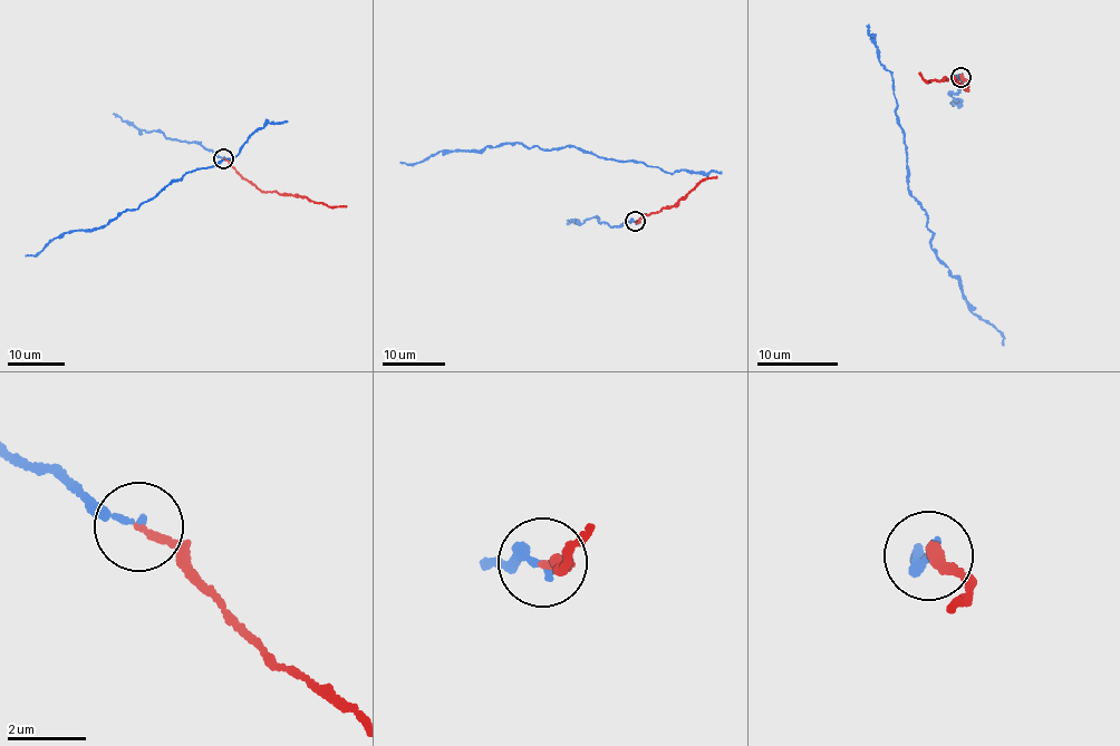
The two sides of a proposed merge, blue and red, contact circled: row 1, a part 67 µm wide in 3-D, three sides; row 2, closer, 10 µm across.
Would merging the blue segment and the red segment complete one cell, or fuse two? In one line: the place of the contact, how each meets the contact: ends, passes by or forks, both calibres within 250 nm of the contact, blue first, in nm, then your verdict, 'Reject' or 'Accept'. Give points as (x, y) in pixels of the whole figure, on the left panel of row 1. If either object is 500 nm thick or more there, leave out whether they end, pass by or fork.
Place: (223, 158). At the ring blue ends. At the ring red ends. Thickness 160 nm (blue) against 180 nm. Accept

